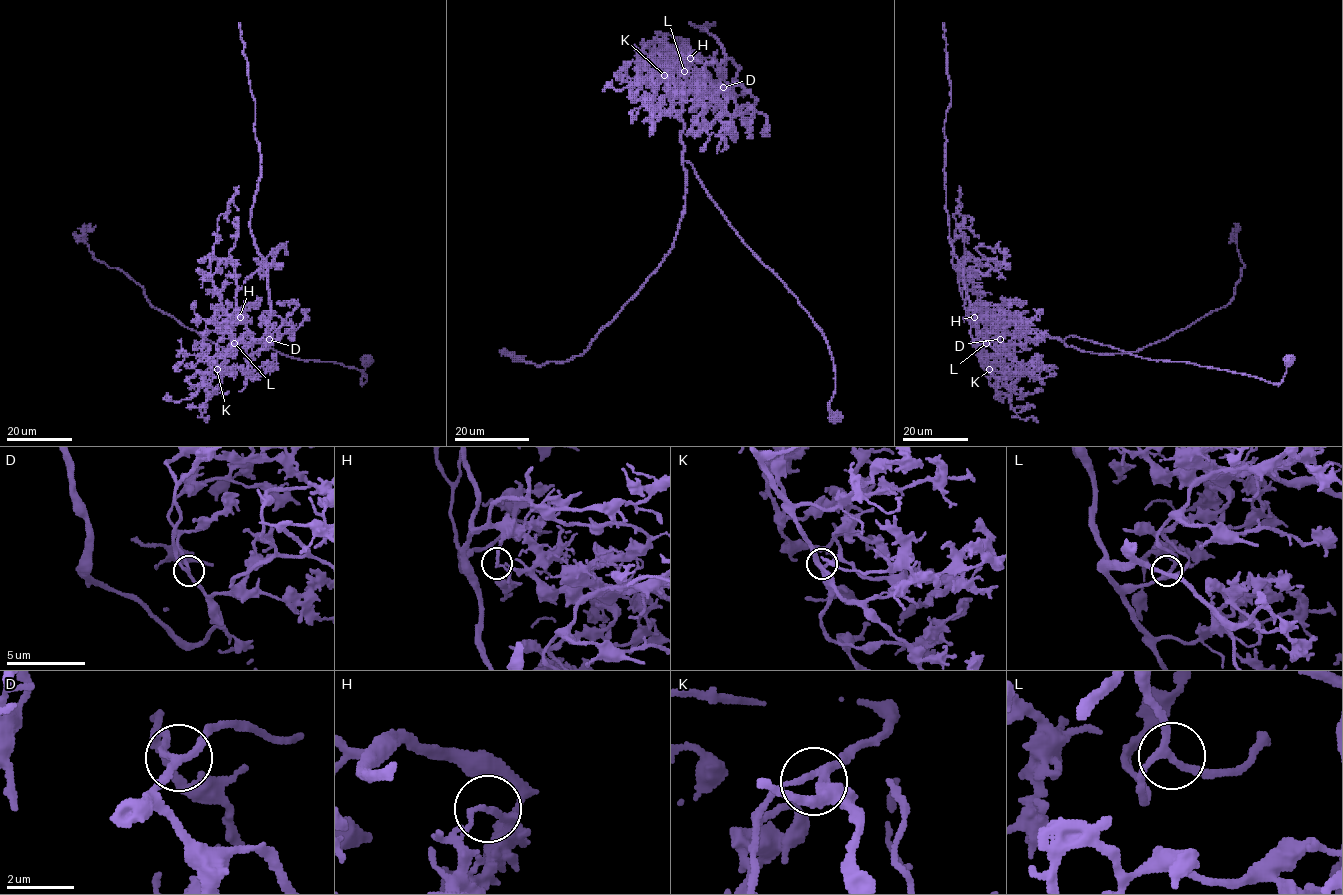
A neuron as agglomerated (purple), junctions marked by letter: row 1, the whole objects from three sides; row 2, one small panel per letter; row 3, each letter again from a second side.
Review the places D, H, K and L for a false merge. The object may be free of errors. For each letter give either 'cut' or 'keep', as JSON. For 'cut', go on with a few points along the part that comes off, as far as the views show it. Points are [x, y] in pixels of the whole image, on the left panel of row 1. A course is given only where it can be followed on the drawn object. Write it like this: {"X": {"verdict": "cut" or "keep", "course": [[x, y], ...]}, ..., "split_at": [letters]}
{"D": {"verdict": "keep"}, "H": {"verdict": "cut", "course": [[240, 317], [231, 323], [236, 349], [232, 354], [156, 309], [144, 290], [94, 257], [84, 234], [95, 225]]}, "K": {"verdict": "keep"}, "L": {"verdict": "keep"}, "split_at": ["H"]}

